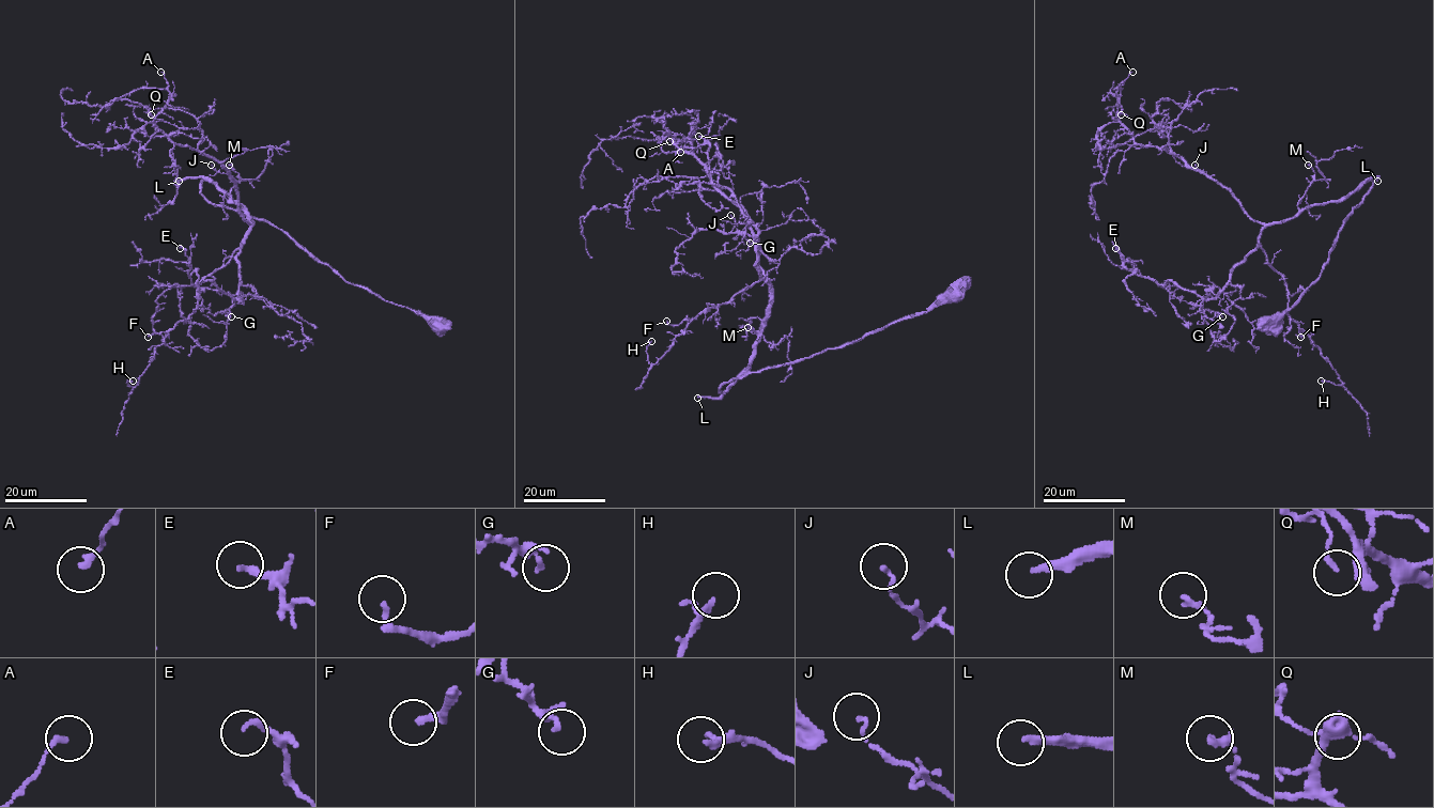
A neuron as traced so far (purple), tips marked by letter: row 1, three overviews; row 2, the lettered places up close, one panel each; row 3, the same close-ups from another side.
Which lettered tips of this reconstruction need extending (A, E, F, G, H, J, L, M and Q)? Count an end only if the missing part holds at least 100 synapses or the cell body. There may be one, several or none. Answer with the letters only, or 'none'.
L

